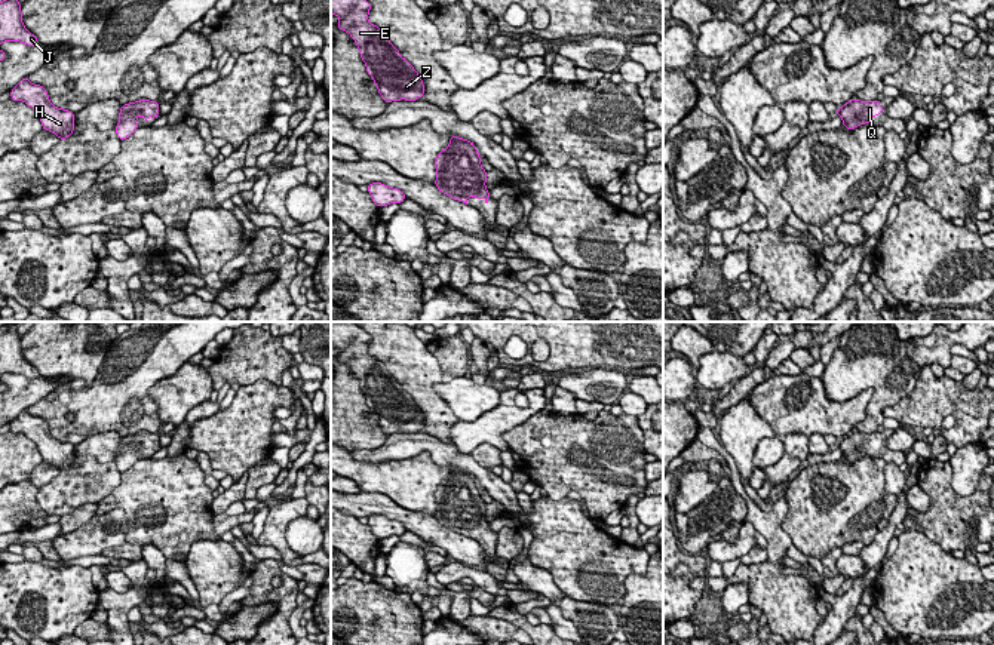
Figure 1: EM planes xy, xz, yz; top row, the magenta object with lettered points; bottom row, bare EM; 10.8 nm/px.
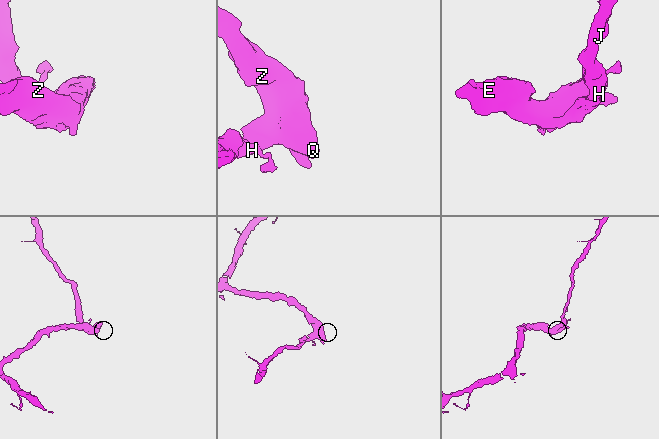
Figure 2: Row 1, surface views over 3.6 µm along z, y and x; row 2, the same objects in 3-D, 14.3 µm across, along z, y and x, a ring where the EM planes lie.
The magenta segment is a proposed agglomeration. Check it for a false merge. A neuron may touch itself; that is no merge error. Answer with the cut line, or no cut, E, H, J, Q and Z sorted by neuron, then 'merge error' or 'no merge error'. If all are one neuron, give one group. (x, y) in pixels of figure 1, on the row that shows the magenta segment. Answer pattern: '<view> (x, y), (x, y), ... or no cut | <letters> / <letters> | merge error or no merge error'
no cut | E H J Q Z | no merge error

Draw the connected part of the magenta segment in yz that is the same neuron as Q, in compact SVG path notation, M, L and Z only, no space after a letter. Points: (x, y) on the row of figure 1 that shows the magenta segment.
M858 98L850 99L843 107L840 107L835 113L841 117L843 125L849 130L853 130L860 125L871 125L871 119L883 114L883 105L875 101L860 101Z

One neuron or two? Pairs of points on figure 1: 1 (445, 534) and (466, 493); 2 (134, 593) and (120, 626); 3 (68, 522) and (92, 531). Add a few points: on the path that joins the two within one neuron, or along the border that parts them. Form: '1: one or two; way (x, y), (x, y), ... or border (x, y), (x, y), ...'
1: two; border (433, 515), (441, 524), (474, 538), (479, 544)
2: one; way (126, 601), (120, 607), (120, 619)
3: two; border (94, 515), (86, 522), (60, 536)

